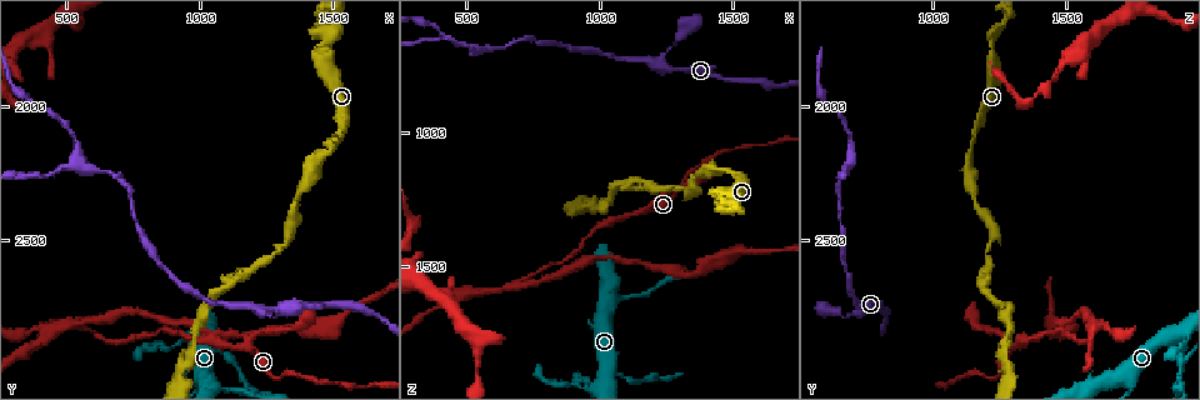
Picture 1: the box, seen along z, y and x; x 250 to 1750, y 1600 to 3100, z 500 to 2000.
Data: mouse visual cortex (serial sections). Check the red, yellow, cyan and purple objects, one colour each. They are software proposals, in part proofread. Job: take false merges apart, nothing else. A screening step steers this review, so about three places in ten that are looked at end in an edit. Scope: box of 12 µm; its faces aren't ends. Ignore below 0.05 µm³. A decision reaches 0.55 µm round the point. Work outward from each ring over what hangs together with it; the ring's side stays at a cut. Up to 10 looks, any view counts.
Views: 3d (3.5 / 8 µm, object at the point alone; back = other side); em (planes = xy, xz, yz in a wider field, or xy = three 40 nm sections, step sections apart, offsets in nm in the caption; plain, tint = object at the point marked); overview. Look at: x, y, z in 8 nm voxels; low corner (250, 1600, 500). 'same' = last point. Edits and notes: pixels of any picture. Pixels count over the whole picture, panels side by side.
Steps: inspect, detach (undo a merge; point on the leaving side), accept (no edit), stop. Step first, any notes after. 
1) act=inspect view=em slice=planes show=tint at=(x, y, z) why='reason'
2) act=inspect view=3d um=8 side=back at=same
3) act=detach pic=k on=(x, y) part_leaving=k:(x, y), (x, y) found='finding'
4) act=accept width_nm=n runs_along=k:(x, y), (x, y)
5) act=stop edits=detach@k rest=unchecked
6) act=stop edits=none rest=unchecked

act=inspect view=3d um=3.5 at=(1250, 2760, 740) why='three-way junction'

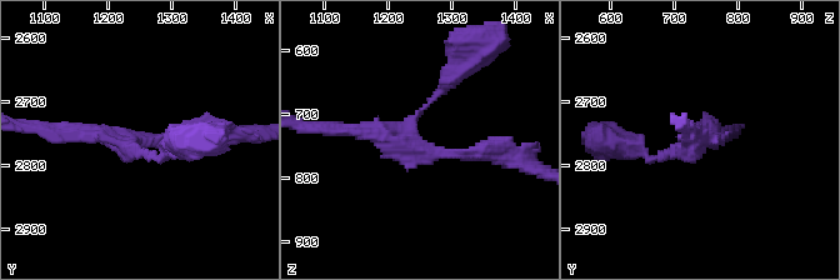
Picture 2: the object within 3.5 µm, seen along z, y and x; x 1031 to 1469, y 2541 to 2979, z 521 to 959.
act=inspect view=em slice=xy step=1 show=tint at=(1245, 2760, 750) arms=3 arm_widths_nm=100,150,200

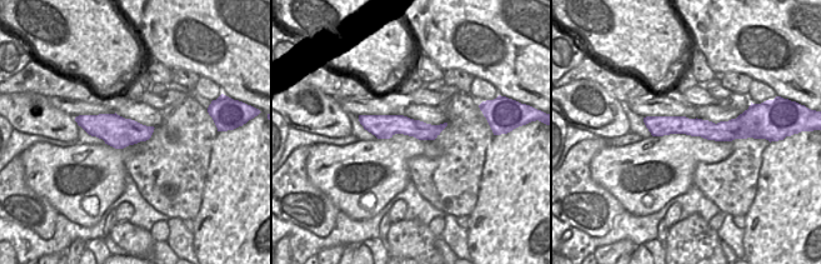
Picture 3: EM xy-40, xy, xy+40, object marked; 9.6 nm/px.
act=accept width_nm=220 runs_along=2:(500, 154), (438, 154), (334, 129) found='all the same cell'

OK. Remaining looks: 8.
act=inspect view=3d um=3.5 at=(1450, 2200, 1150) why='thick turns thin'

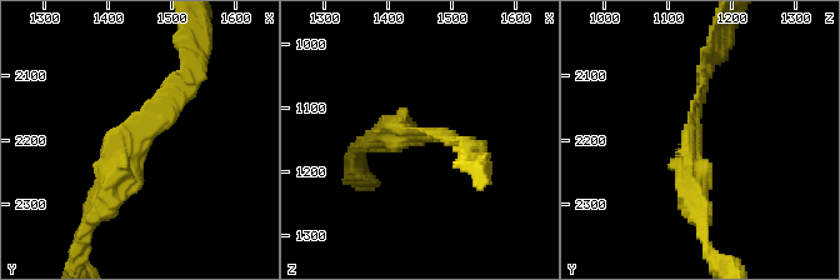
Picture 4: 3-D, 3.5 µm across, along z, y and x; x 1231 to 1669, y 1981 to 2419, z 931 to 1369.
act=inspect view=em slice=xy step=2 show=tint at=(1455, 2205, 1145) arm_widths_nm=100,350

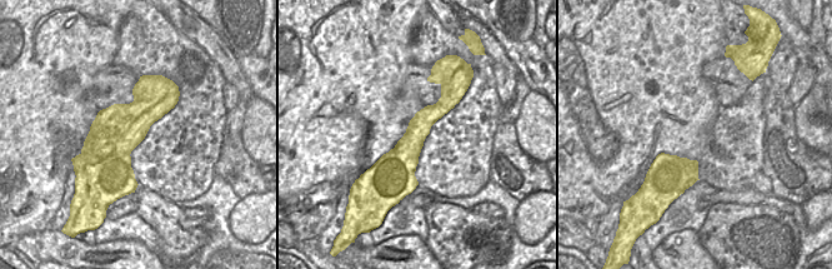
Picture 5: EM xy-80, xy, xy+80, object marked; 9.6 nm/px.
act=accept width_nm=260 runs_along=4:(195, 80), (130, 156), (95, 214) found='one cell here'

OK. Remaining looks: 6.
act=inspect view=3d um=8 at=(1140, 2660, 1170) why='narrows sharply'

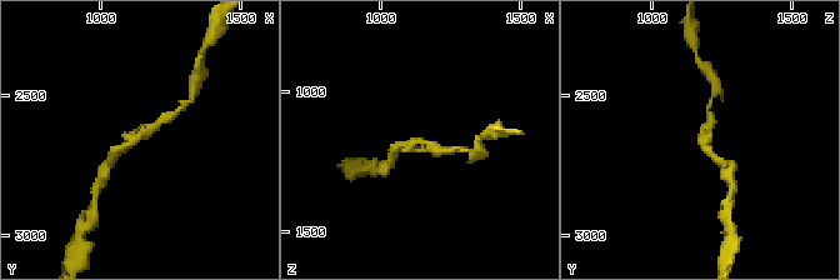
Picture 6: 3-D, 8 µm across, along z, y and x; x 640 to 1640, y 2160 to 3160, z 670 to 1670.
act=inspect view=3d um=3.5 at=(1140, 2650, 1170)

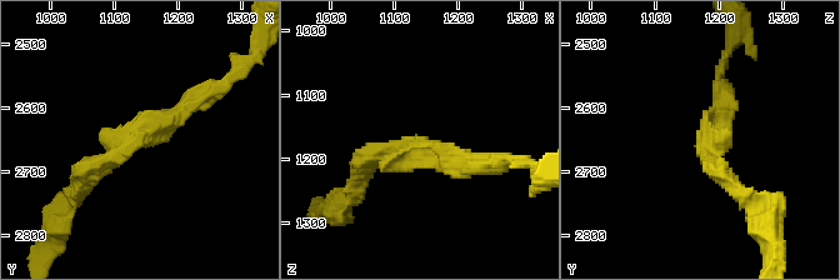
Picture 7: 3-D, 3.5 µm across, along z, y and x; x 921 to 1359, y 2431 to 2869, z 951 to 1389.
act=inspect view=em slice=planes show=tint at=(1140, 2650, 1170) why='need the tissue'

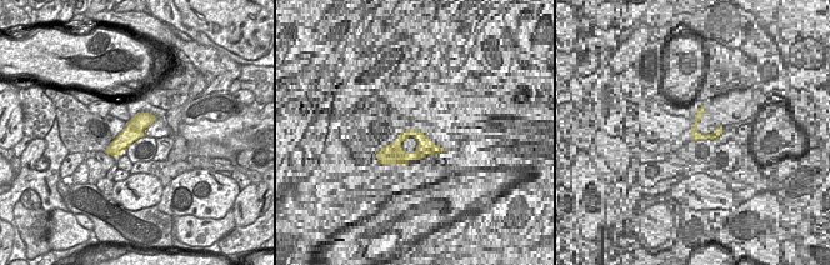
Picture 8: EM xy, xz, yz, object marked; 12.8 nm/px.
act=accept runs_along=7:(198, 95), (79, 184) found='continuous, no second cell'

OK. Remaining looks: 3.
act=inspect view=3d um=3.5 at=(1100, 2920, 1920) why='sudden change in width'

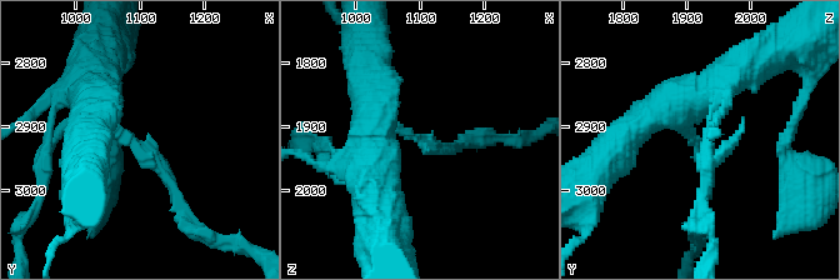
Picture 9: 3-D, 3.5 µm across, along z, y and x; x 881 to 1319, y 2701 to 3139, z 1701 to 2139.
act=inspect view=em slice=xy step=1 show=plain at=(1095, 2920, 1915) arm_widths_nm=150,450 why='need the tissue'

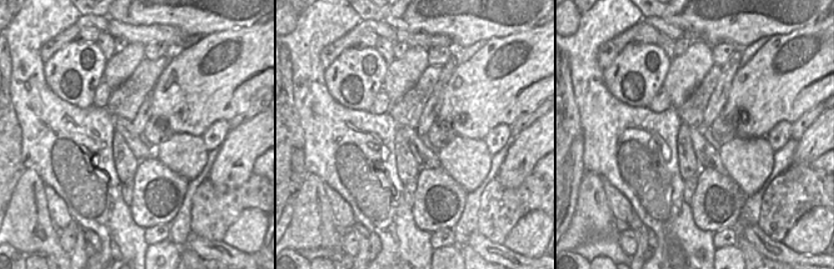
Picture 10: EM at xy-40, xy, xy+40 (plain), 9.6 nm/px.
act=inspect view=em slice=xy step=1 show=tint at=same why='where the object lies'

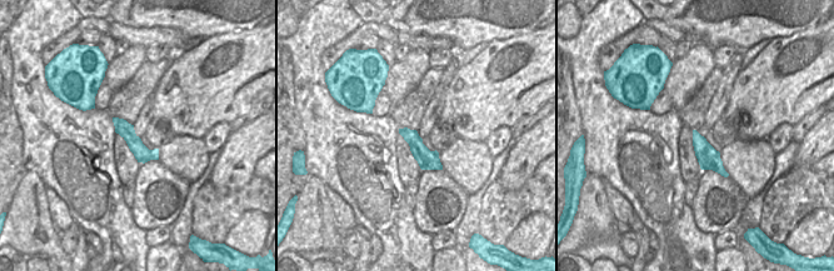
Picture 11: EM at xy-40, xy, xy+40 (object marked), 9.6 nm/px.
act=accept found='continuous, no second cell'

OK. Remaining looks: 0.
act=stop edits=none rest=unchecked

